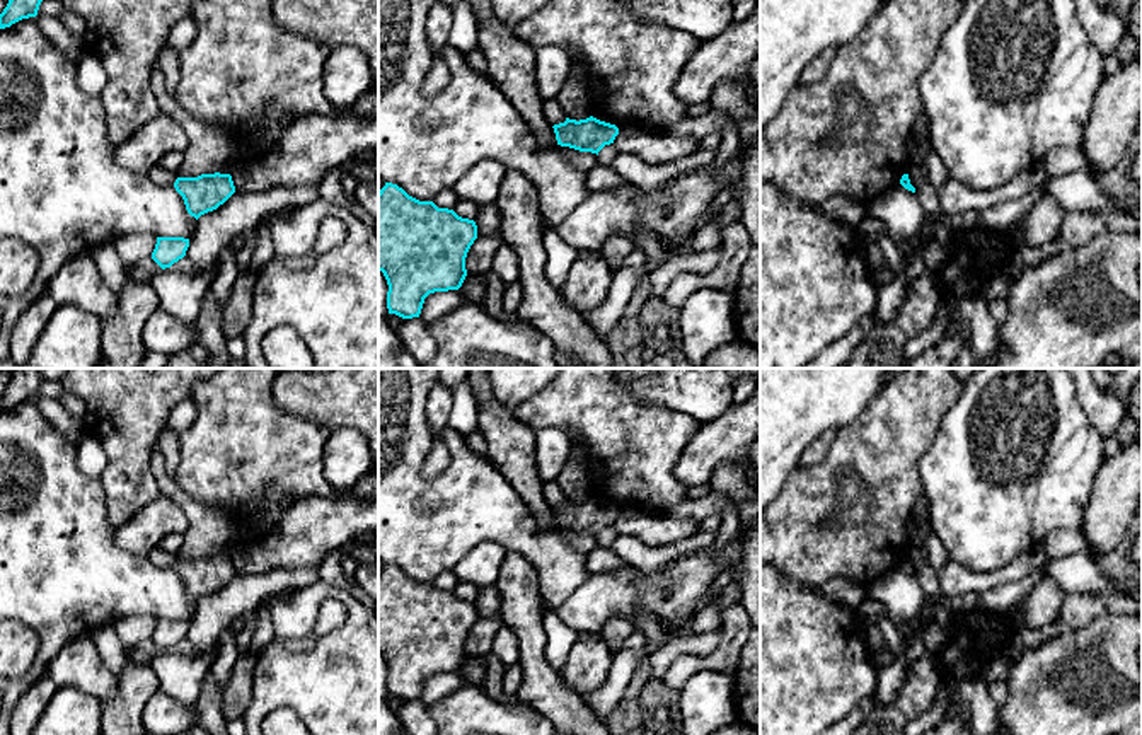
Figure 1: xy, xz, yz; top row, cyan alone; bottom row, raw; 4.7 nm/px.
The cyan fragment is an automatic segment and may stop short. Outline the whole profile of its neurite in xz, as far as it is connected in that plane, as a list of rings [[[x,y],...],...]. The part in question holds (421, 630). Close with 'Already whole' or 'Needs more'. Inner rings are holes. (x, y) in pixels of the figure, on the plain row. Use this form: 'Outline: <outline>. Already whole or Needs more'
Outline: [[[385,564],[378,573],[378,653],[389,667],[389,696],[419,699],[430,675],[459,672],[476,621],[474,602]]]. Already whole

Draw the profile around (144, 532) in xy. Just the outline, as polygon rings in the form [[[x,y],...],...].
[[[160,495],[116,529],[114,539],[121,549],[147,558],[165,535],[184,534],[186,529],[187,518],[181,506],[172,498]]]

